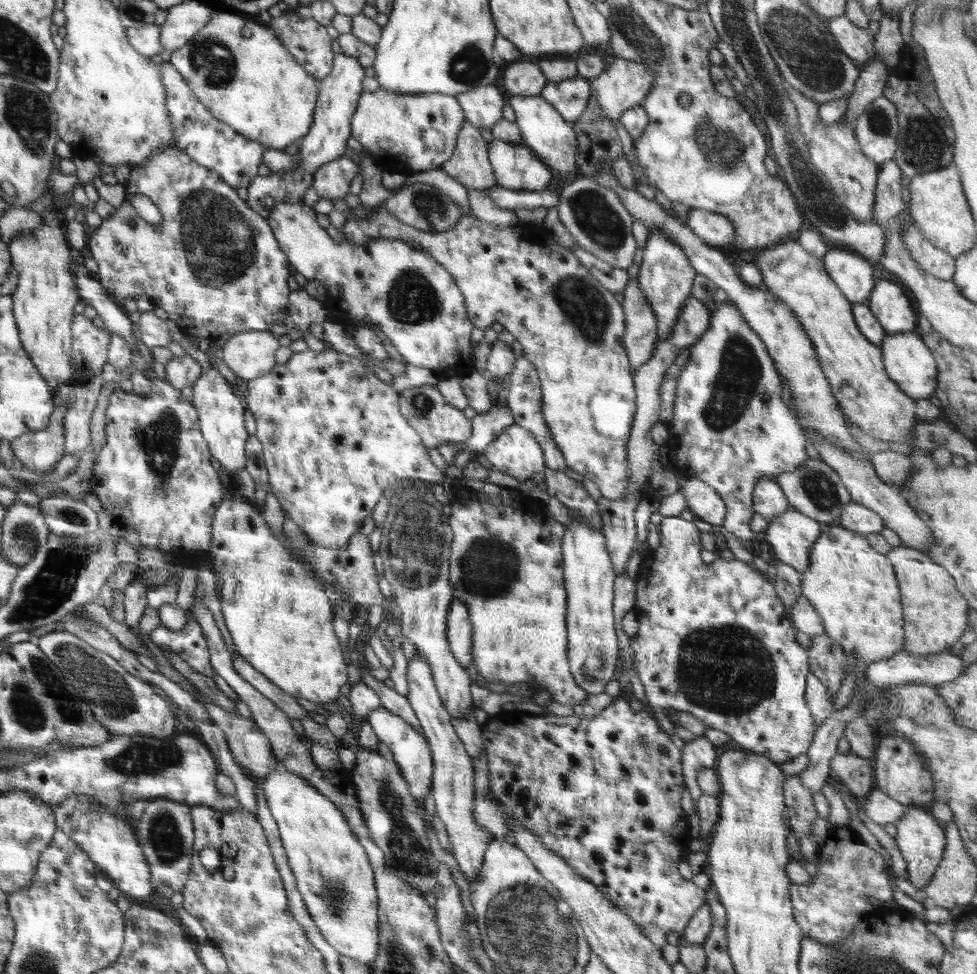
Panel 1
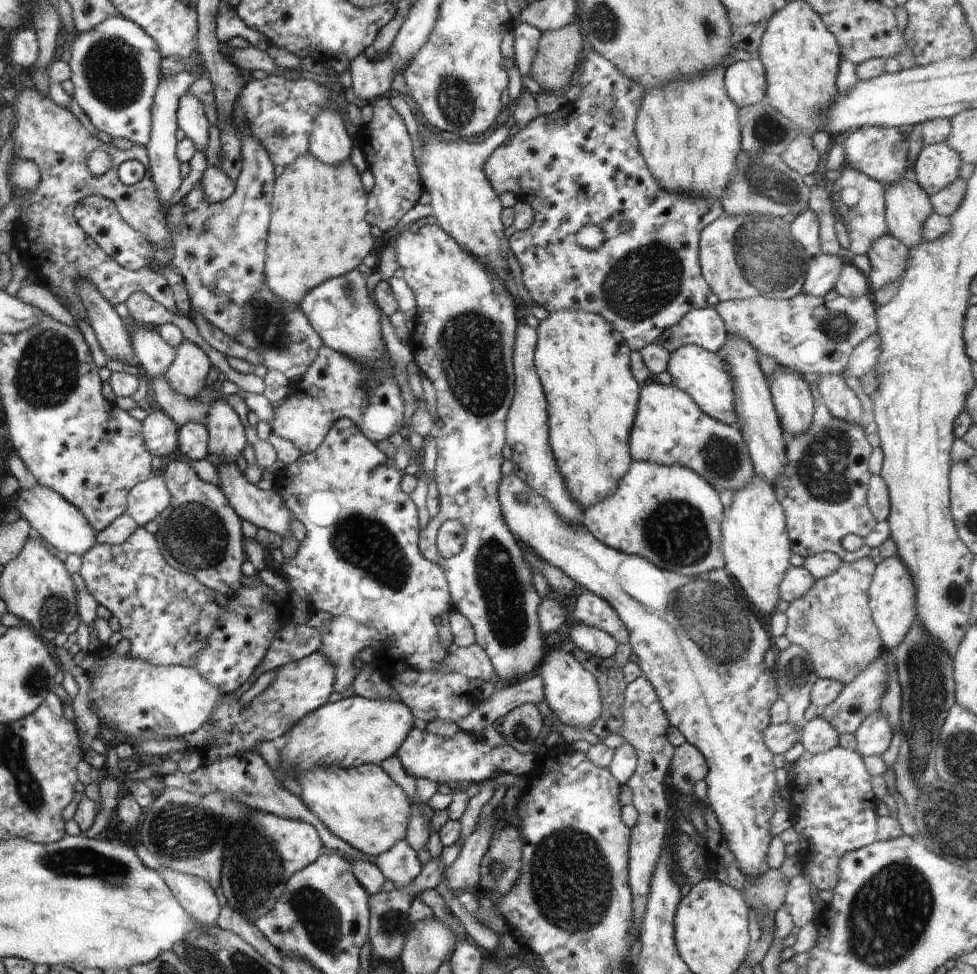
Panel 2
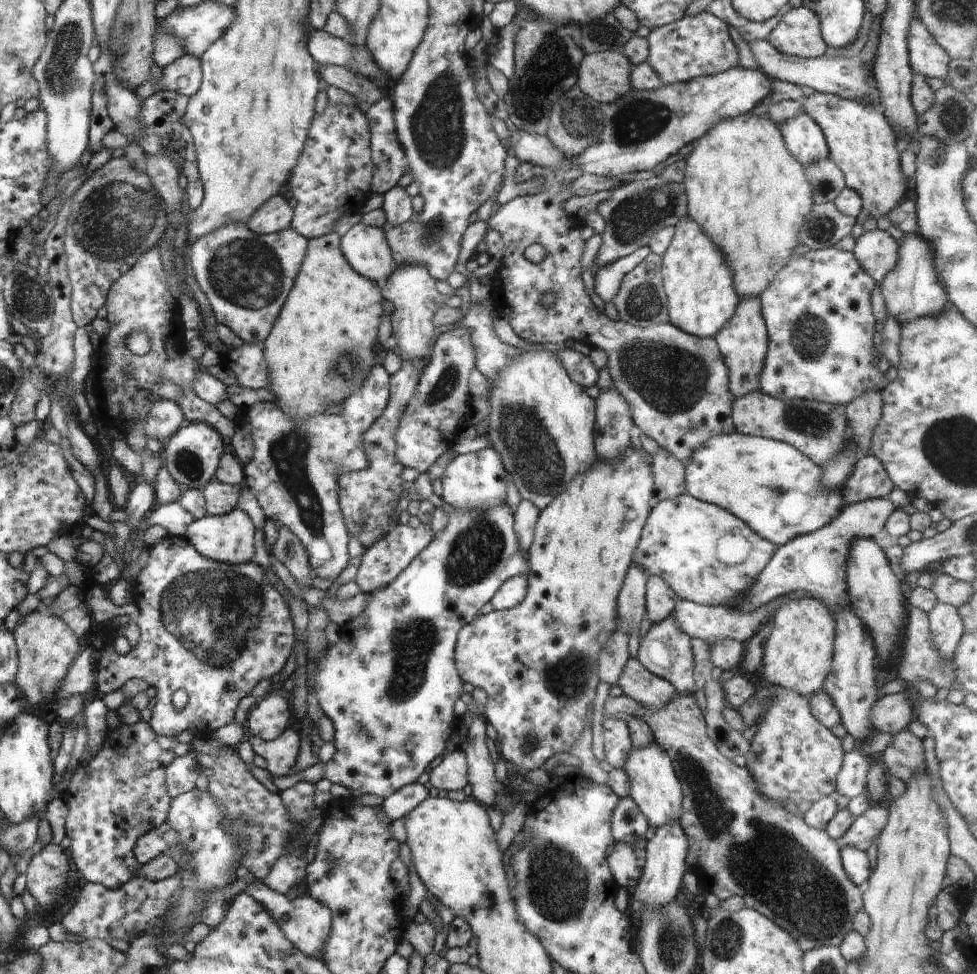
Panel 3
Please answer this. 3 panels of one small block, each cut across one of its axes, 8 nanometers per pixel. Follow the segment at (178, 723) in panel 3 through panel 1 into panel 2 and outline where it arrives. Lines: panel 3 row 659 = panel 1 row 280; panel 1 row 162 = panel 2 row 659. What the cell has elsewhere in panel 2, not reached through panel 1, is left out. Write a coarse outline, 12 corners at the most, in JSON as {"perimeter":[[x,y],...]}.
{"perimeter":[[139,527],[78,574],[129,655],[194,667],[223,609]]}

